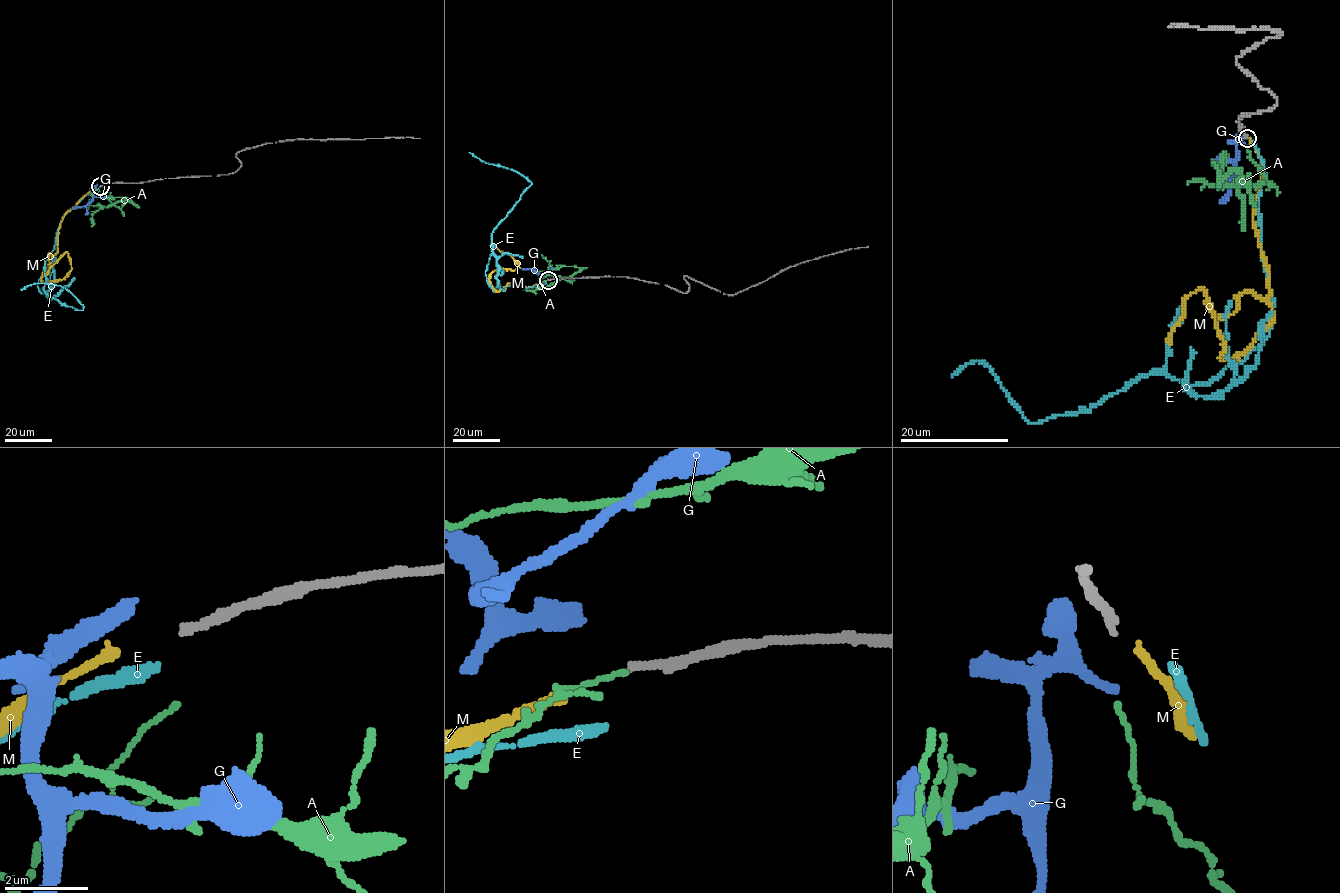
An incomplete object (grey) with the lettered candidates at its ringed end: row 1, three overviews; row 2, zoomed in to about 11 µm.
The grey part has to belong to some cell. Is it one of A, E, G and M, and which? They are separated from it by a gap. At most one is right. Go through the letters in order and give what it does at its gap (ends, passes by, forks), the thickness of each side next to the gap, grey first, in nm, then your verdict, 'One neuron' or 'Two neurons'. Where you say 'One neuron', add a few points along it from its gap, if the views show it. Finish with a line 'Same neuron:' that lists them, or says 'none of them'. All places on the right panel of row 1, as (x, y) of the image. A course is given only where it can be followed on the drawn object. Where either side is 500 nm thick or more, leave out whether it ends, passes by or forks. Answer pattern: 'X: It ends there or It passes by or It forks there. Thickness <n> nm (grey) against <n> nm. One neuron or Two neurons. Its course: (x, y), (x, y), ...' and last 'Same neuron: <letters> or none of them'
A: It ends there. Thickness 170 nm (grey) against 110 nm. Two neurons
E: It ends there. Thickness 170 nm (grey) against 280 nm. Two neurons
G: It ends there. Thickness 170 nm (grey) against 440 nm. Two neurons
M: It ends there. Thickness 170 nm (grey) against 200 nm. One neuron. Its course: (1249, 140), (1263, 166), (1253, 227), (1273, 320), (1249, 347), (1225, 358), (1214, 311), (1196, 289), (1168, 343)
Same neuron: M

